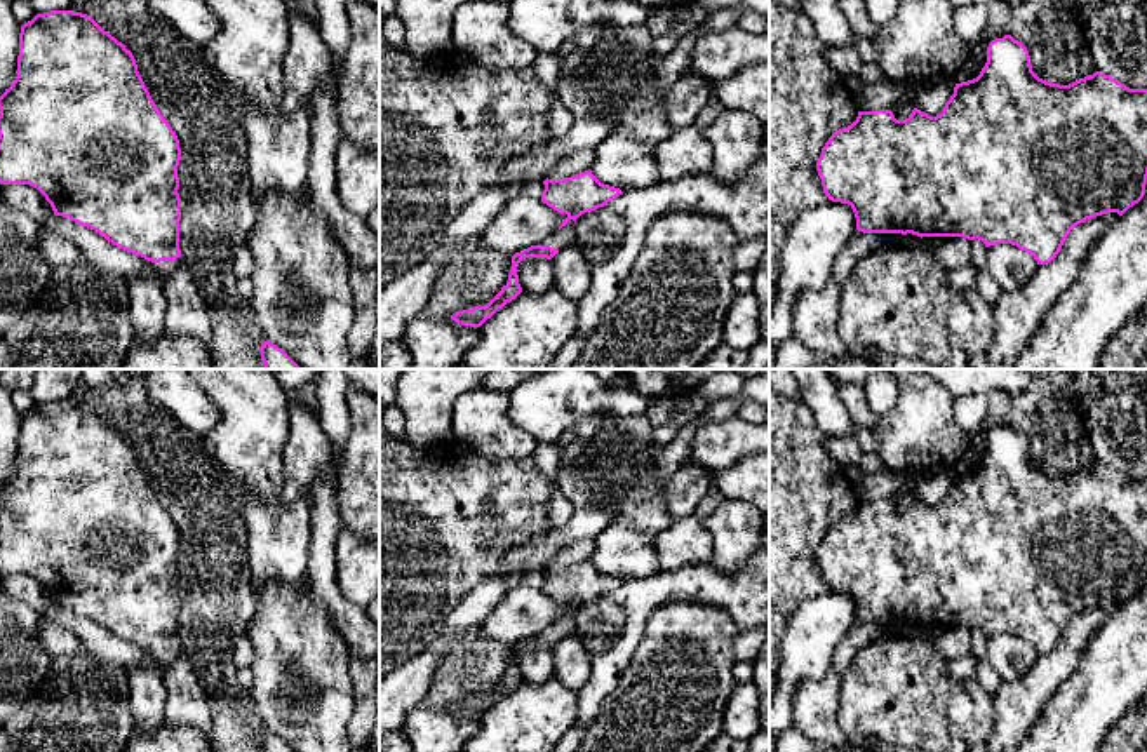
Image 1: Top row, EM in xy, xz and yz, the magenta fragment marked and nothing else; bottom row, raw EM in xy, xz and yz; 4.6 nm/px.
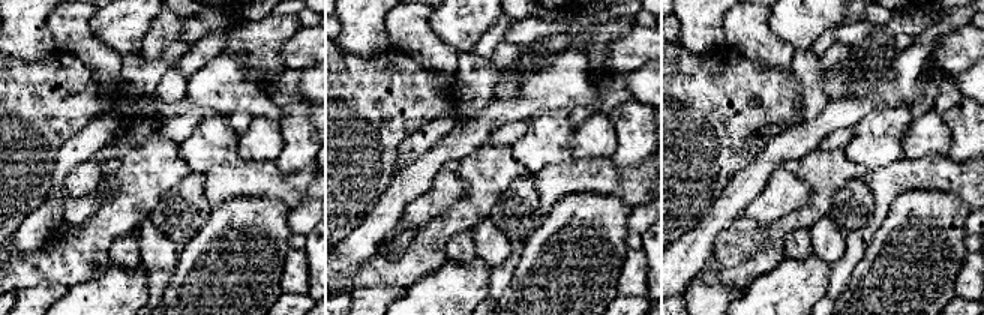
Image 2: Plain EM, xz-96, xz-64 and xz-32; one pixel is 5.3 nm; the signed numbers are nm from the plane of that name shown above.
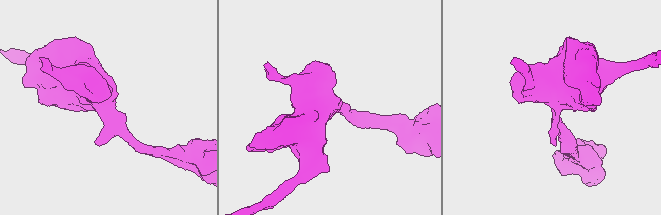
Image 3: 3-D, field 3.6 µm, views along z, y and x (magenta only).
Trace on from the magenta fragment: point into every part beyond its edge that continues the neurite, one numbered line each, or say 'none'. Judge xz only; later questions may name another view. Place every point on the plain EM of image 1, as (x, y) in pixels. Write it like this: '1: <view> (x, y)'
1: xz (563, 627)

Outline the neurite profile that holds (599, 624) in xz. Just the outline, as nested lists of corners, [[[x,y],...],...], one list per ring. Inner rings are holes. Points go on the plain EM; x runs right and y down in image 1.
[[[607,597],[581,604],[574,613],[574,635],[590,655],[609,651],[625,634],[625,611]]]

